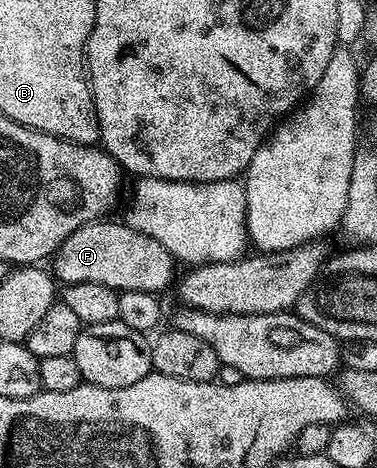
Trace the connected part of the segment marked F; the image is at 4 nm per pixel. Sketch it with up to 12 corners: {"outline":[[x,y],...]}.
{"outline":[[127,221],[88,222],[51,259],[64,284],[159,295],[172,254]]}

